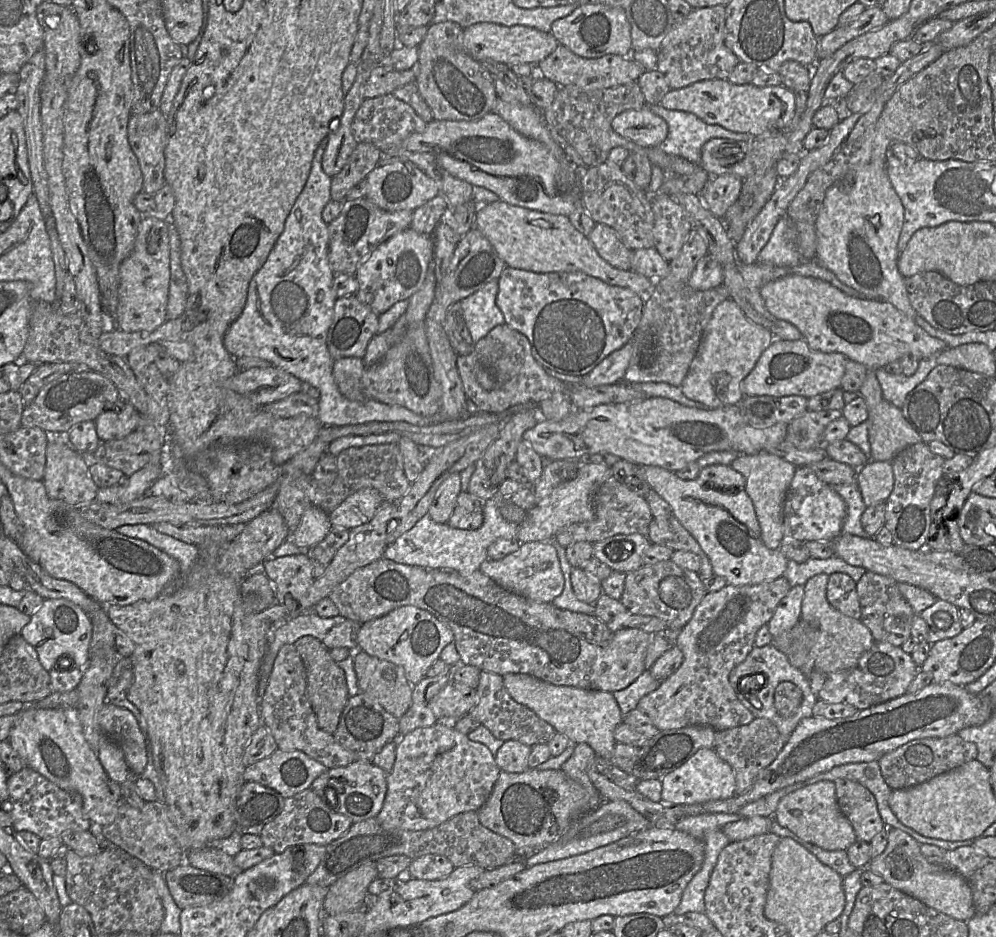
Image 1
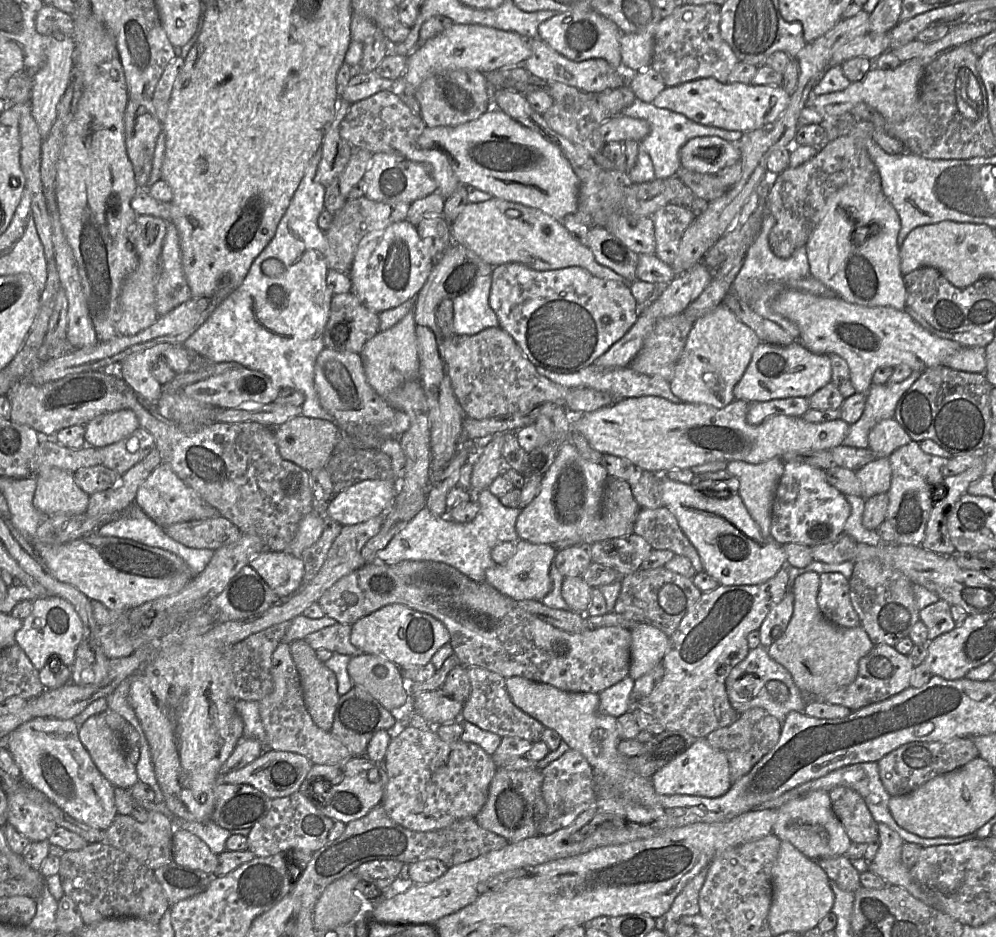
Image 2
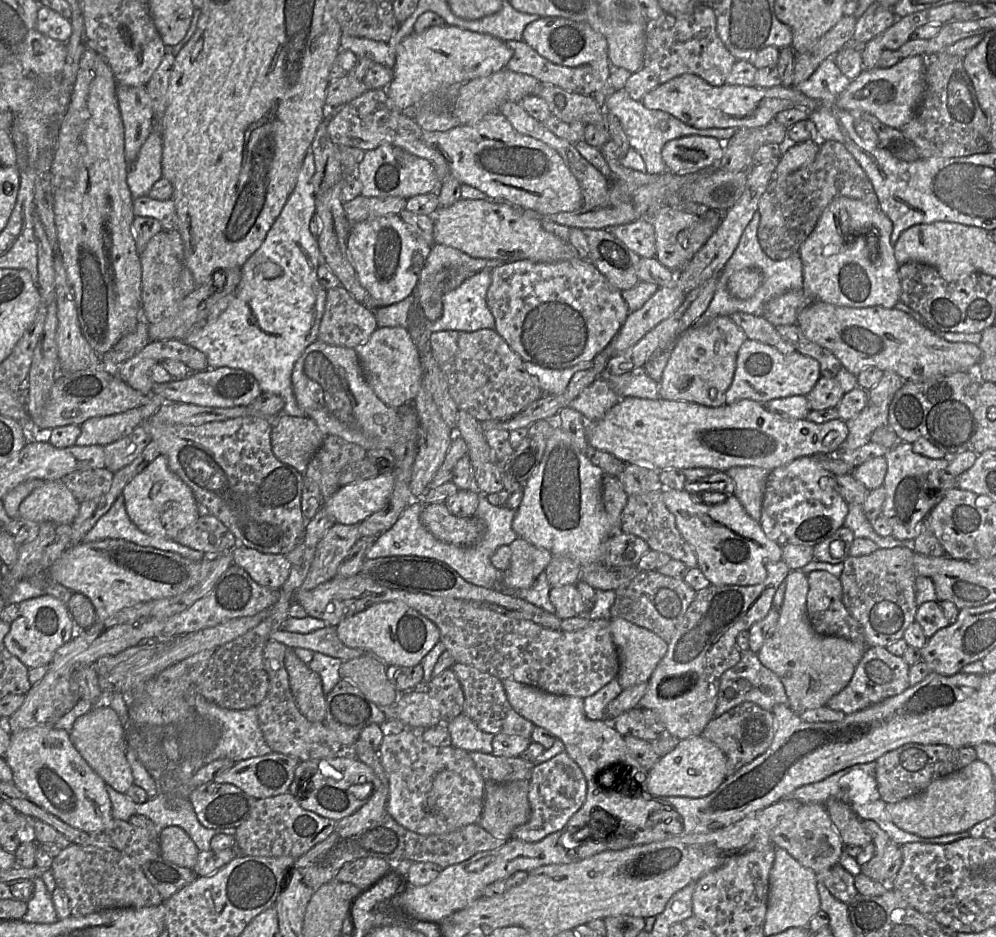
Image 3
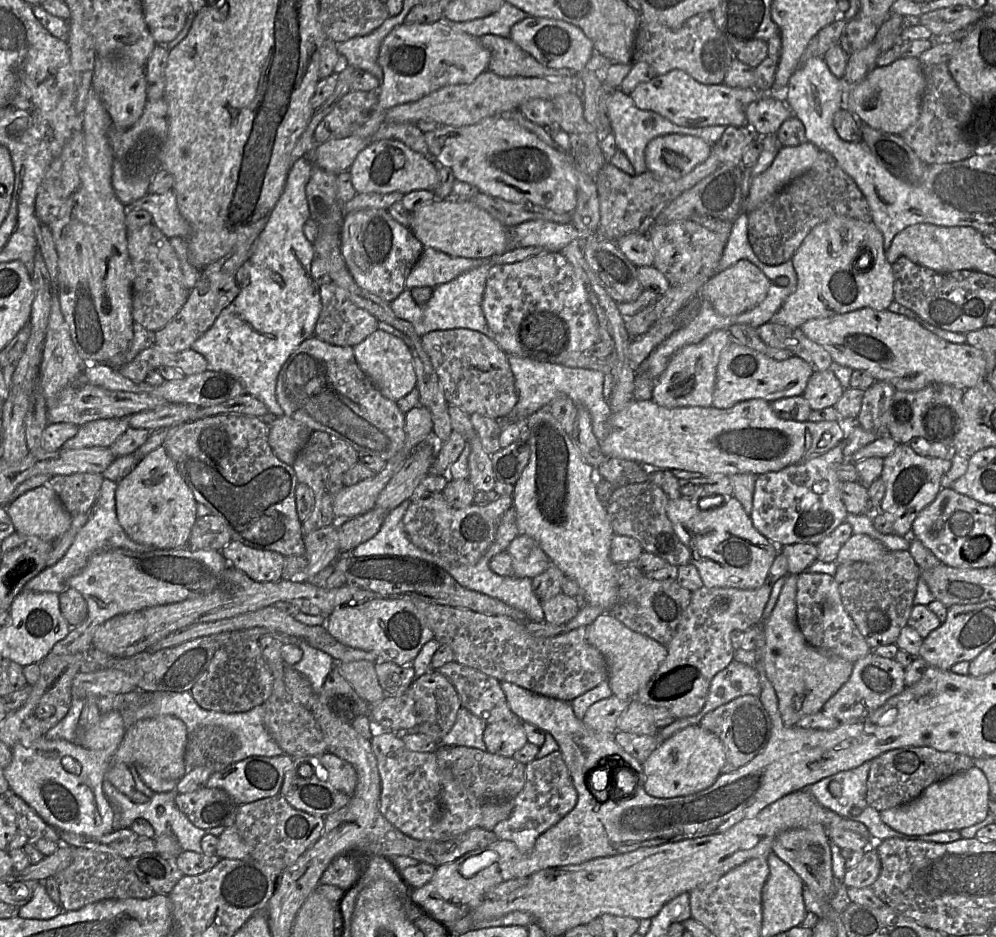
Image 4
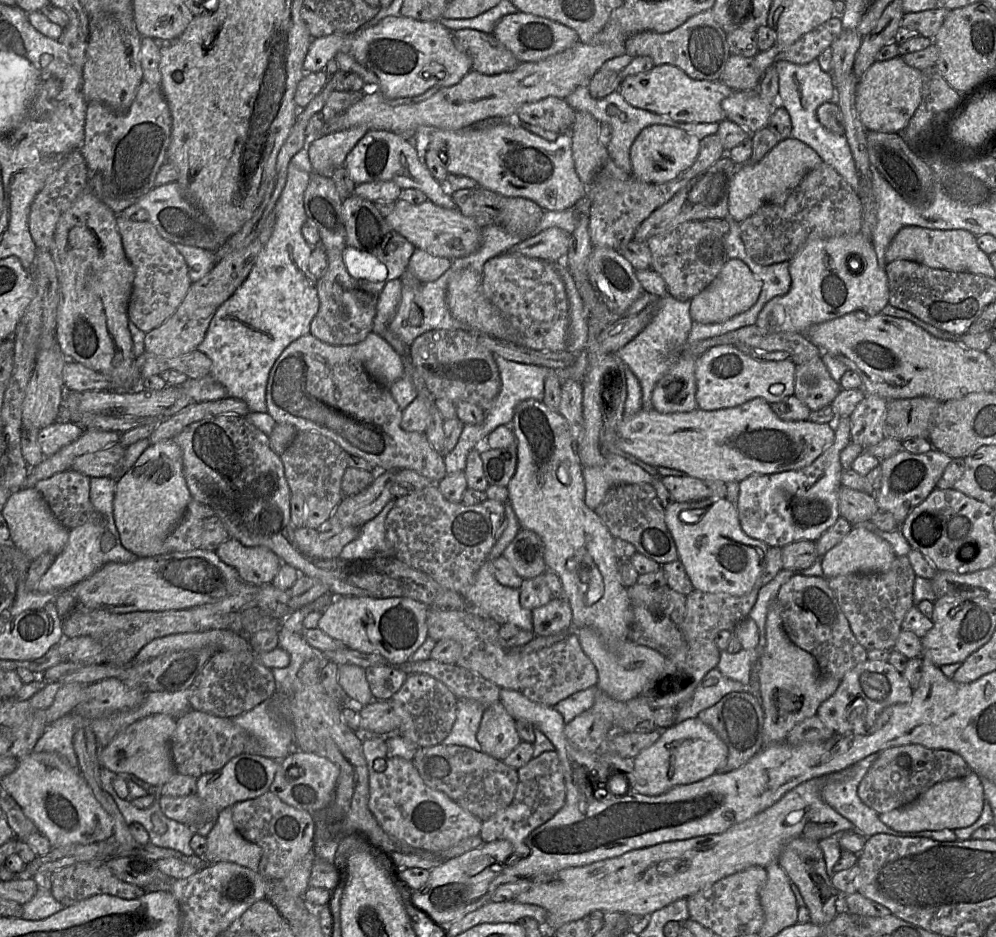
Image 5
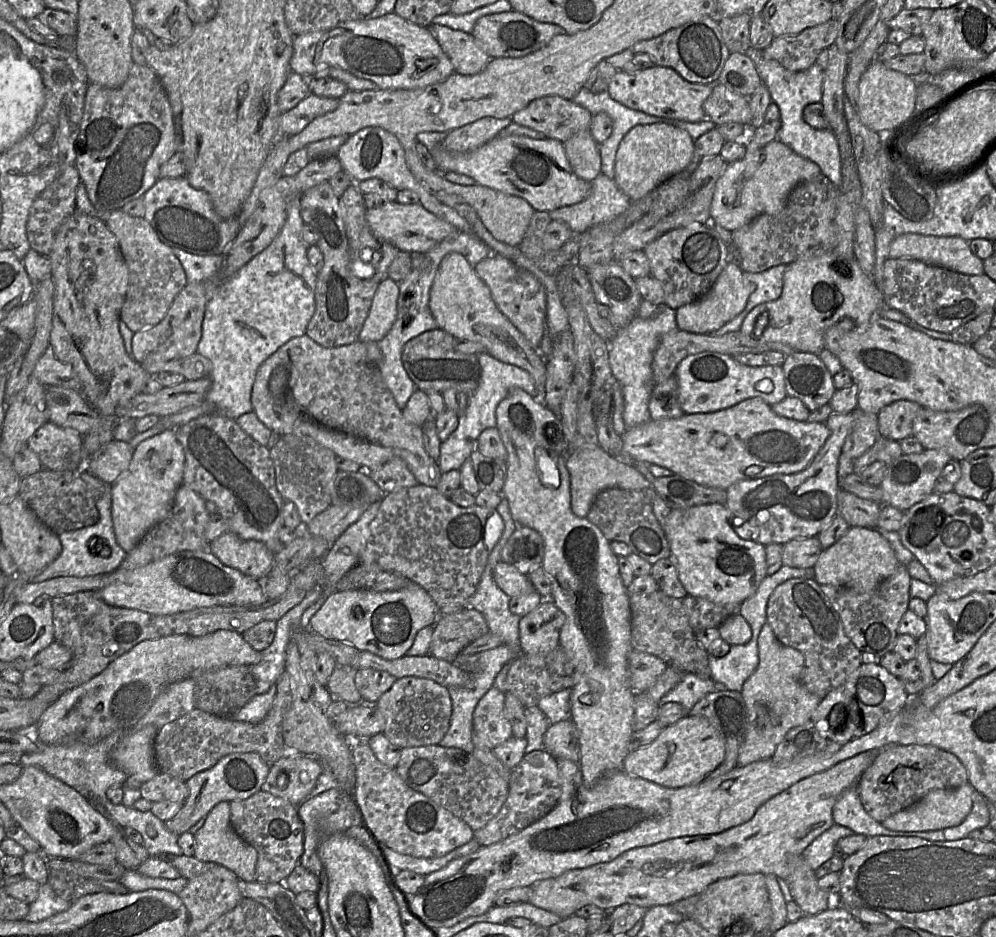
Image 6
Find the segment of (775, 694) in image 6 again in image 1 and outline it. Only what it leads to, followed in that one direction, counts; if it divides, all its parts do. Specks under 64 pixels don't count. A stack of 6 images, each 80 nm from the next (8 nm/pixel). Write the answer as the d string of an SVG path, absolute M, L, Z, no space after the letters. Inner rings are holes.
M817 574L804 585L801 619L814 628L808 652L813 658L813 670L828 675L853 667L874 644L870 630L861 622L833 608L826 597L829 575Z

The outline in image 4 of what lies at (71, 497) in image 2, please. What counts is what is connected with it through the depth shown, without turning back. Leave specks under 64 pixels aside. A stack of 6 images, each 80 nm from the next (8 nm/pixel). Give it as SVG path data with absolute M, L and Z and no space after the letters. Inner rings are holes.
M48 485L22 494L6 506L6 512L15 531L51 542L65 534L73 518Z

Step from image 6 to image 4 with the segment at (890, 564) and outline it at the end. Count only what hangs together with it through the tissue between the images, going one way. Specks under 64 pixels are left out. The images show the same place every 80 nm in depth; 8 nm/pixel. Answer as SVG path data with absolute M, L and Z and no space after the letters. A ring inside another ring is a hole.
M852 534L839 550L835 562L872 562L881 559L887 553L886 547L866 534Z

